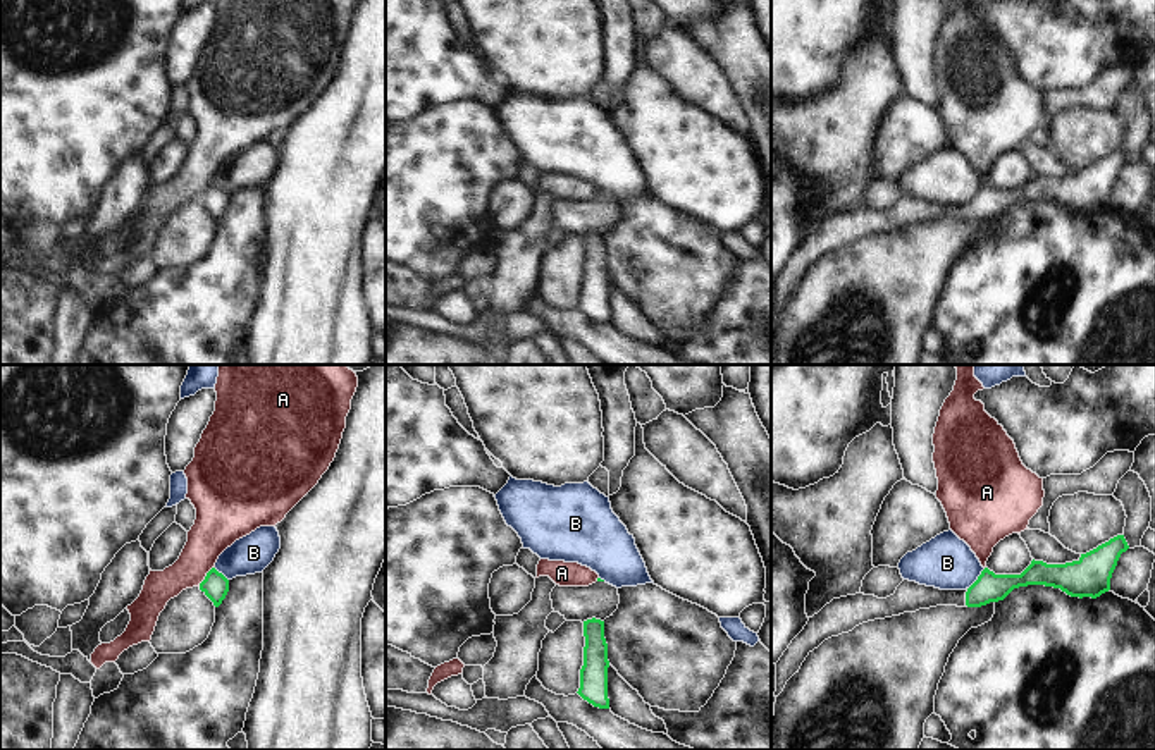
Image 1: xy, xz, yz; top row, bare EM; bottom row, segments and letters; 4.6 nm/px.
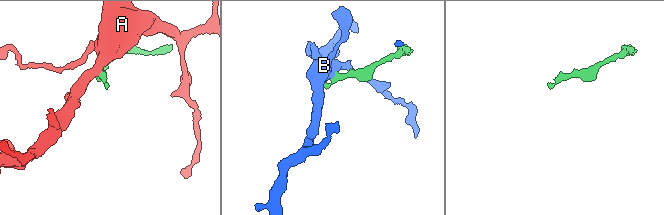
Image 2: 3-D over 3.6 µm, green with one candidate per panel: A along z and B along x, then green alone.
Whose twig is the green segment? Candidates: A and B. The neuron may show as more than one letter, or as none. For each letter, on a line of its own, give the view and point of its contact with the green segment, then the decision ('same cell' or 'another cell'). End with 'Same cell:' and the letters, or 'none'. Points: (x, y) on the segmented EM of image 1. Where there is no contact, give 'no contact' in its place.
A: xy (205, 577) | another cell
B: yz (978, 578) | another cell
Same cell: none

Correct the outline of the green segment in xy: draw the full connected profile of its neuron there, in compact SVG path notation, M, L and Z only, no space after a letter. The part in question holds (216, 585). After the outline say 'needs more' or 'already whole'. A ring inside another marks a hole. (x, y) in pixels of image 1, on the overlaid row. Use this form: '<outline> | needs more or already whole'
M212 568L200 583L200 590L219 607L229 592L229 580Z | already whole

